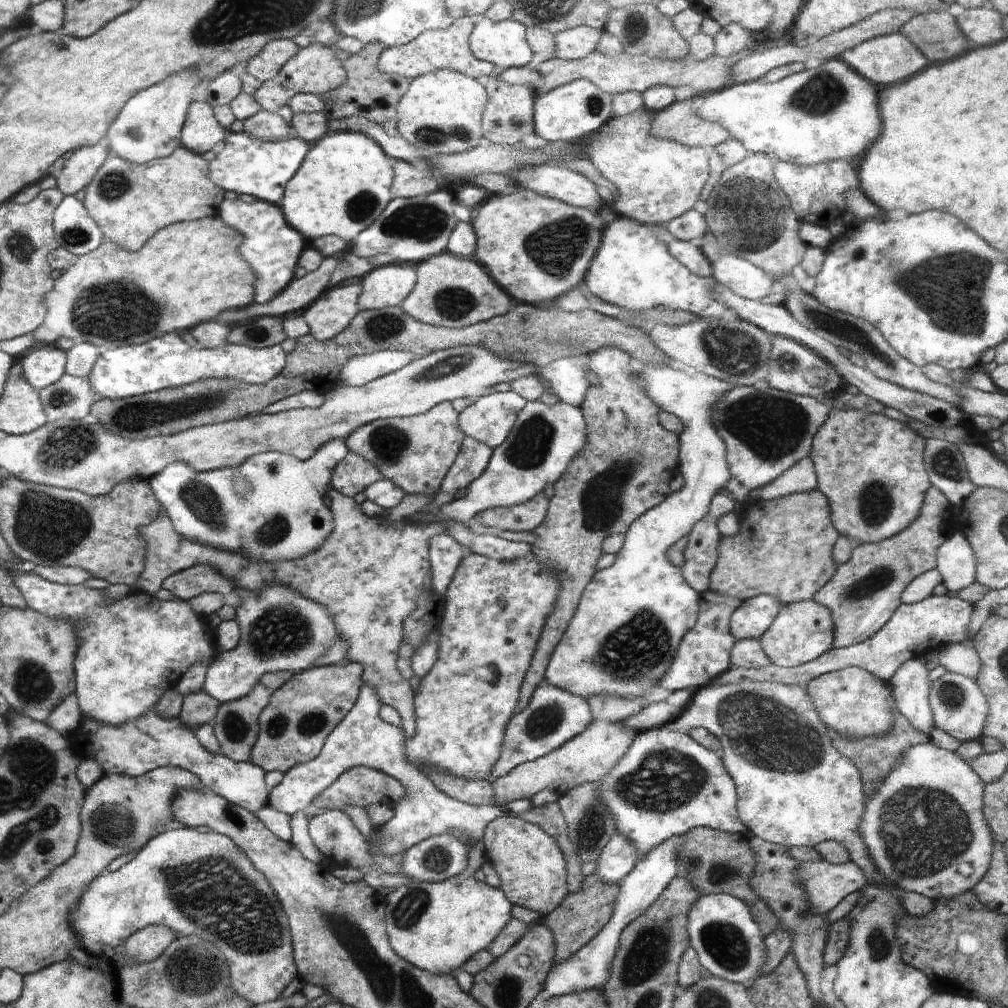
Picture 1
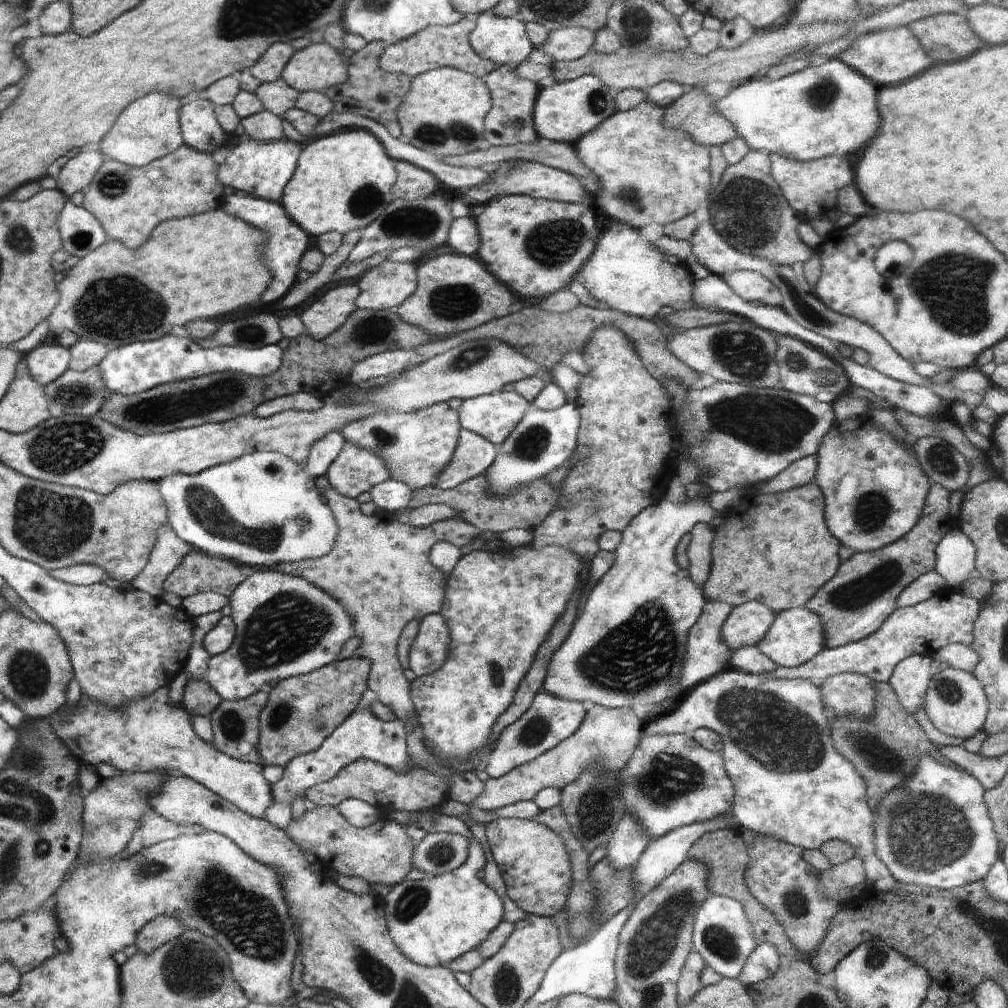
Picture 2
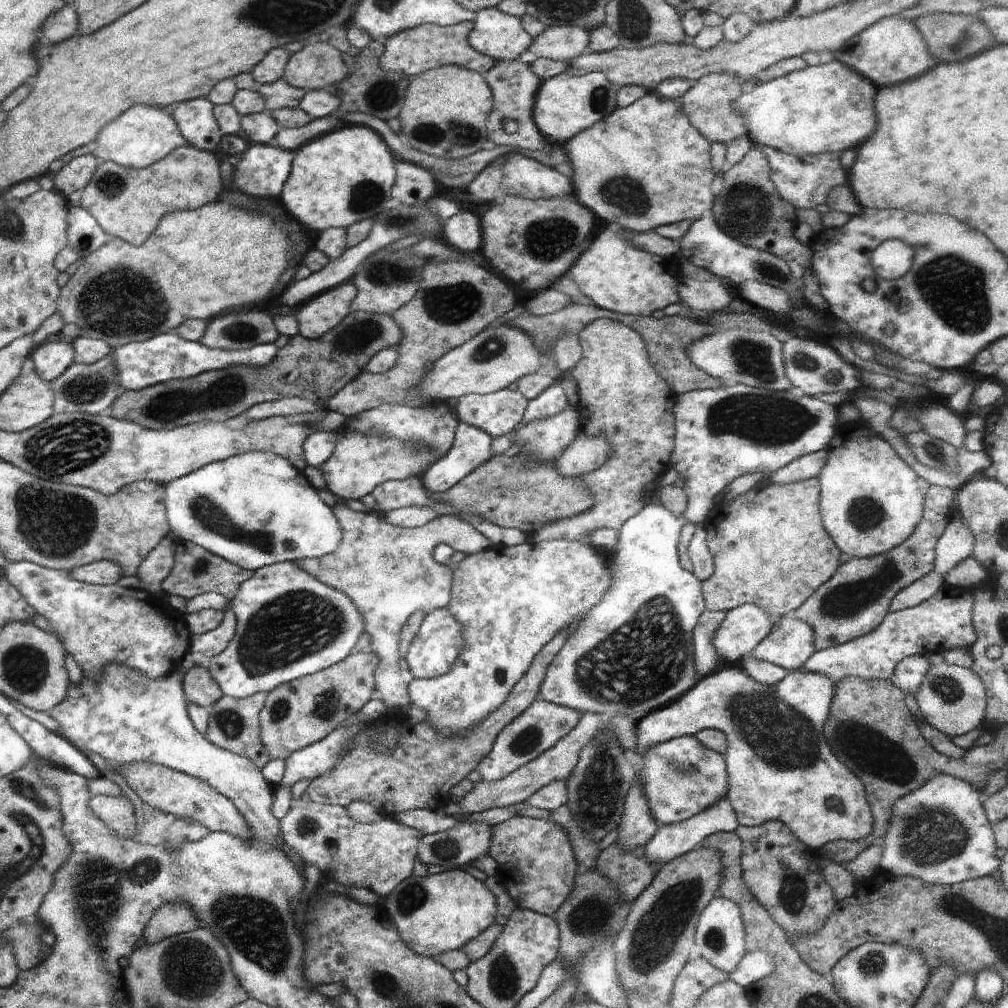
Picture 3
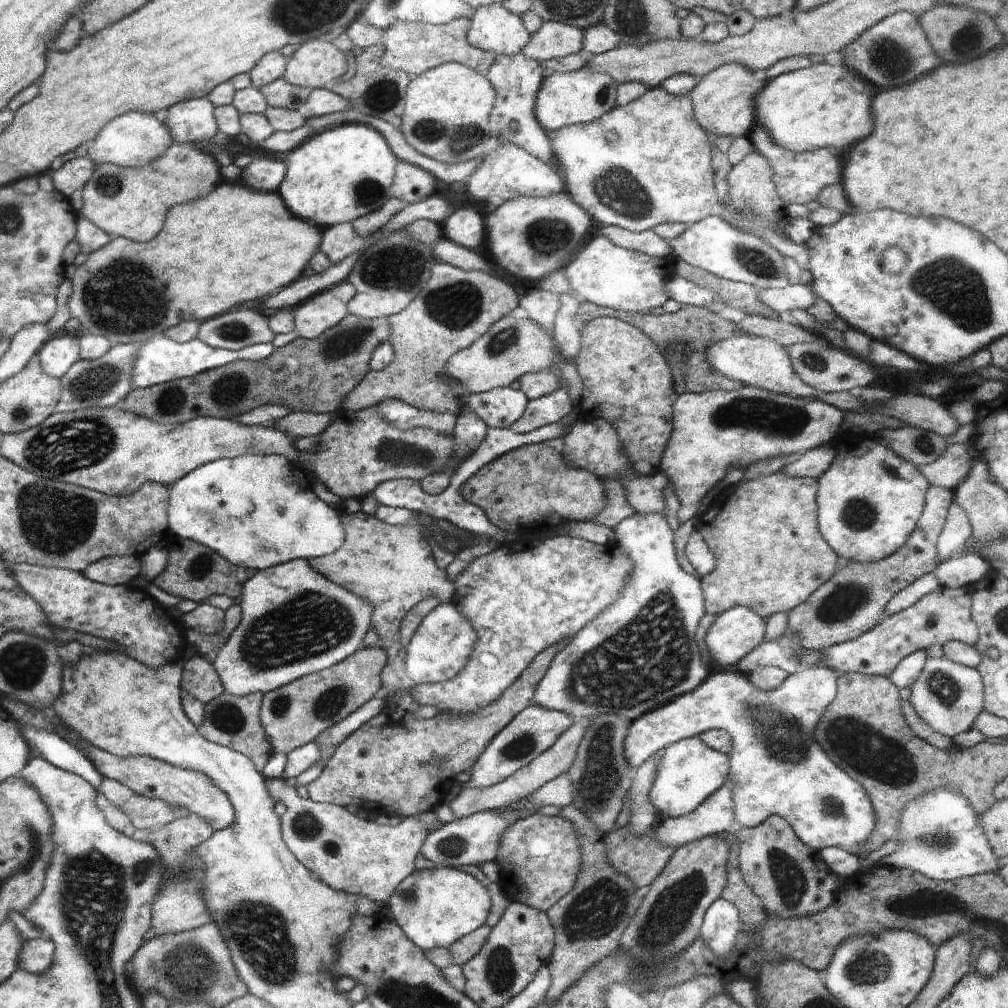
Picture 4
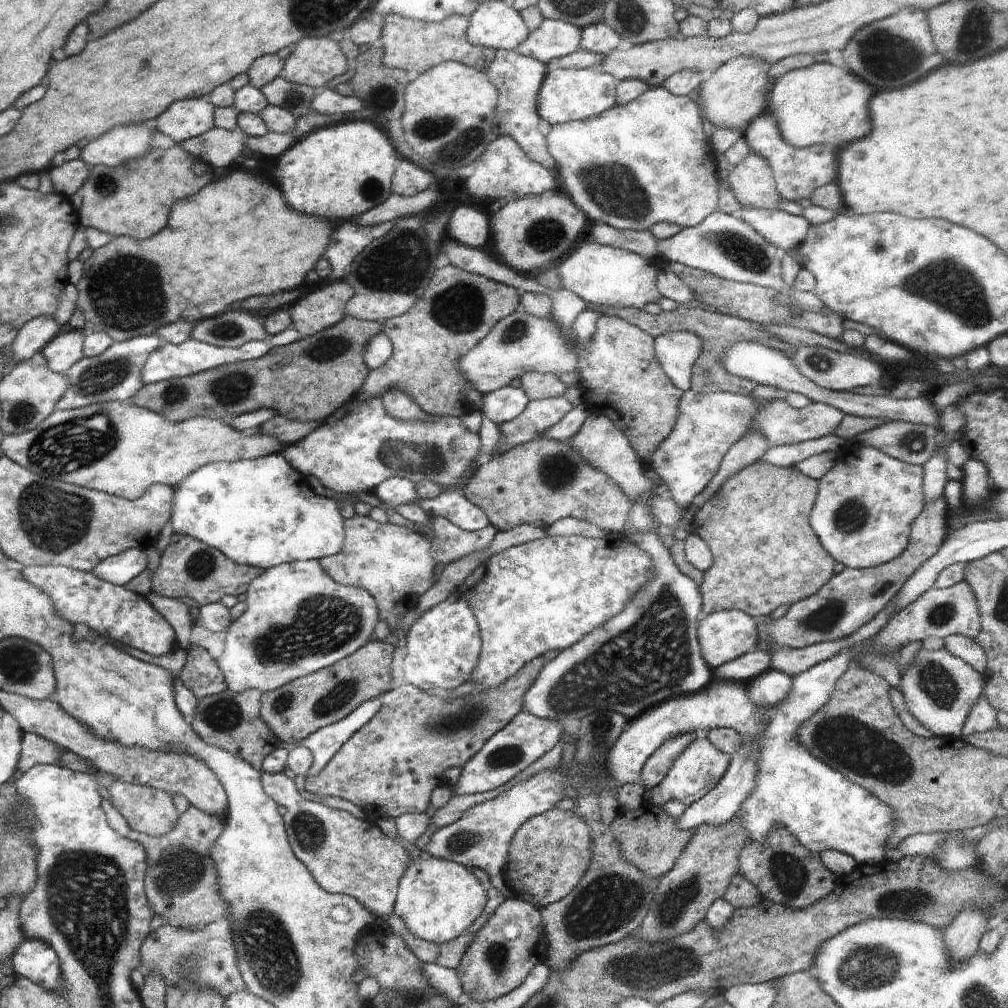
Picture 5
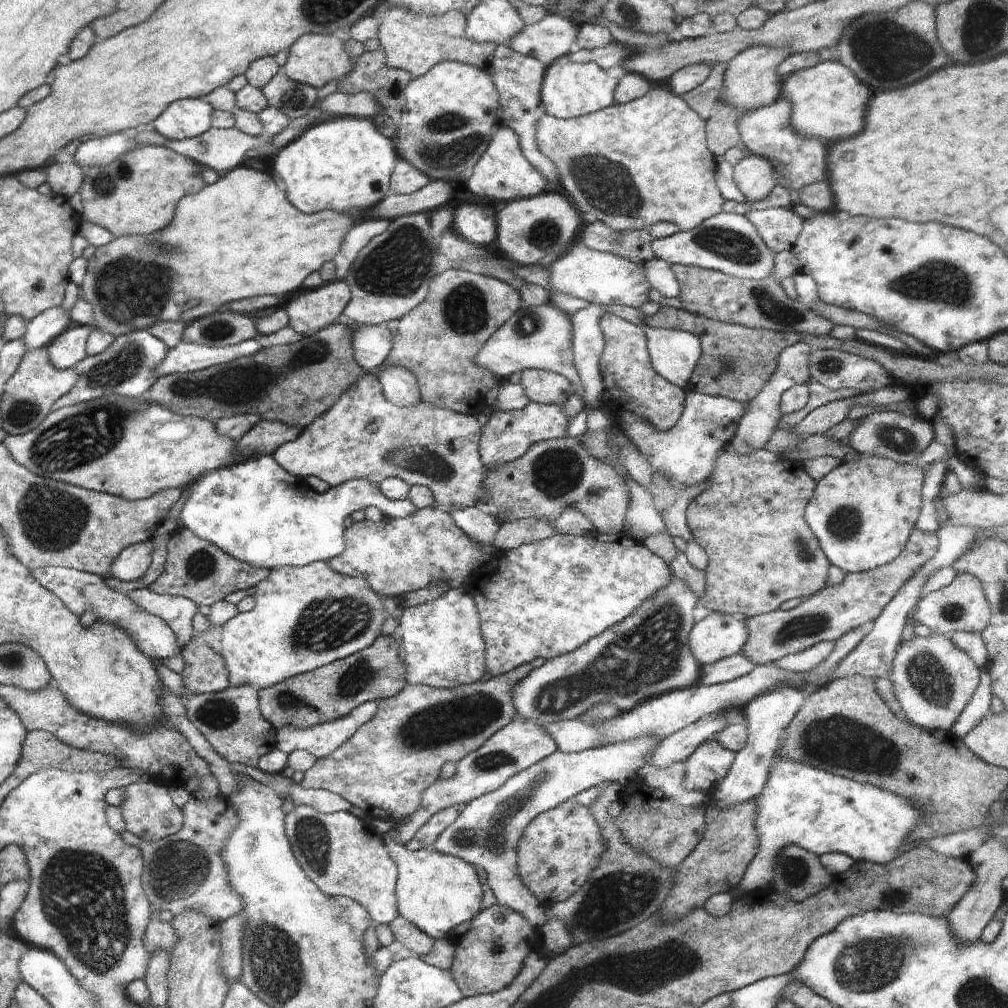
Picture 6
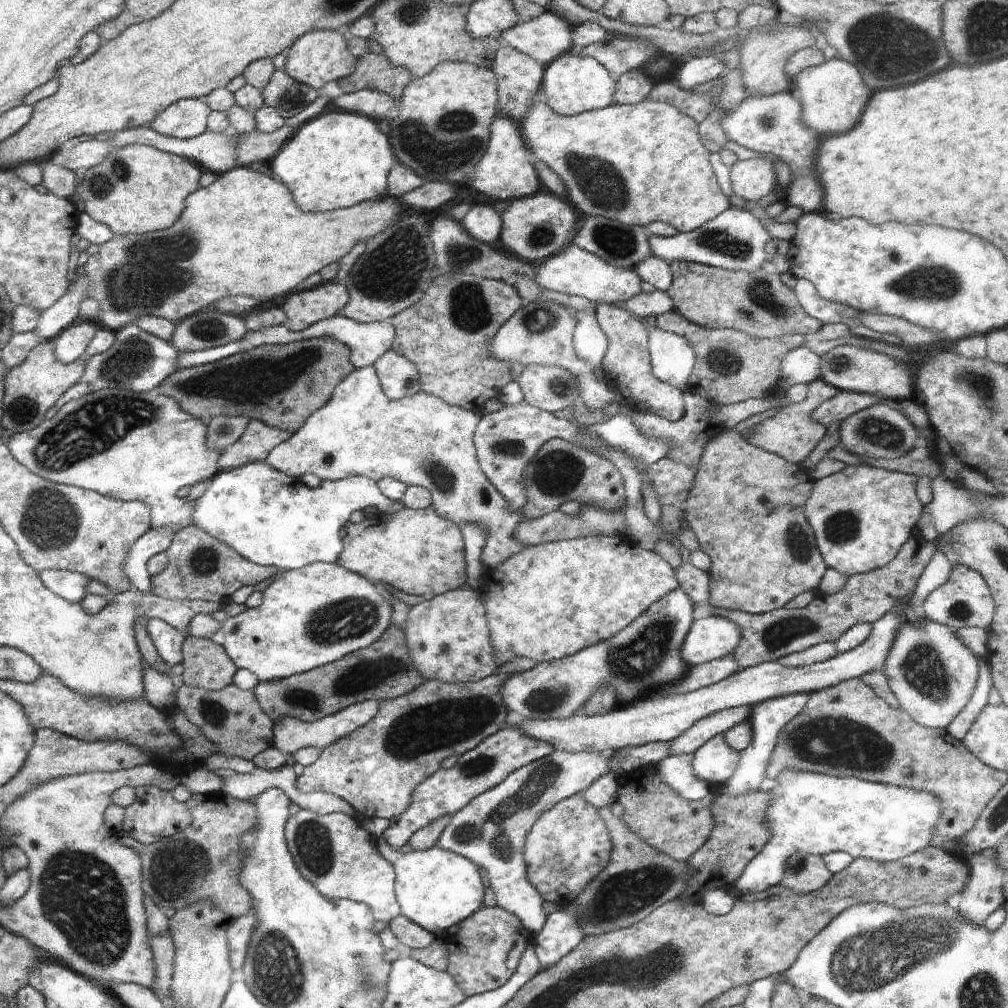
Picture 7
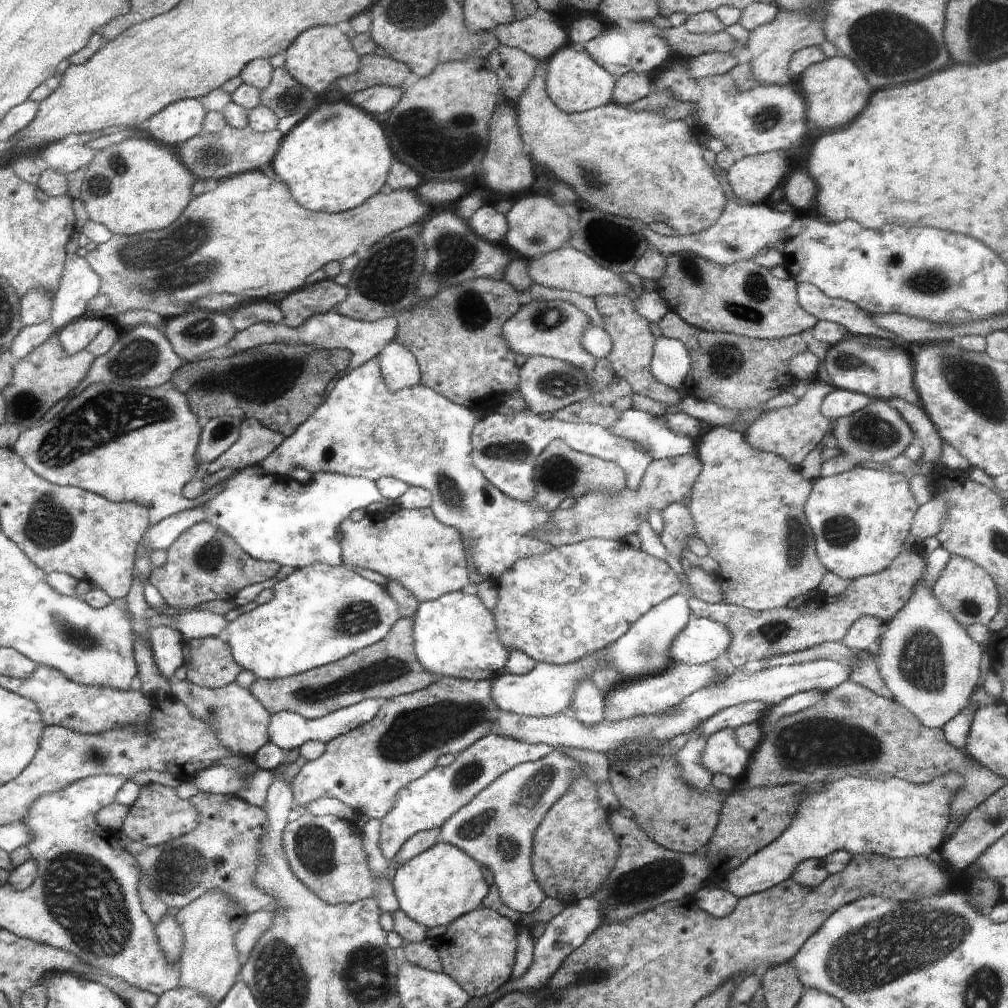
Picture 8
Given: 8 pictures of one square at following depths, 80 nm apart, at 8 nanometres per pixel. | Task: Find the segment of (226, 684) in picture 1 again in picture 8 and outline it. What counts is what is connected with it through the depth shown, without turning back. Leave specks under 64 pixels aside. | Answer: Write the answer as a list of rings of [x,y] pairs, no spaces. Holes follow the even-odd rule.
[[[314,563],[296,569],[271,589],[273,597],[270,602],[262,603],[254,610],[242,613],[230,621],[217,636],[230,645],[233,656],[241,668],[250,670],[258,679],[281,679],[336,663],[345,656],[380,643],[401,617],[396,599],[388,593],[385,586],[362,577],[344,564],[333,567]]]

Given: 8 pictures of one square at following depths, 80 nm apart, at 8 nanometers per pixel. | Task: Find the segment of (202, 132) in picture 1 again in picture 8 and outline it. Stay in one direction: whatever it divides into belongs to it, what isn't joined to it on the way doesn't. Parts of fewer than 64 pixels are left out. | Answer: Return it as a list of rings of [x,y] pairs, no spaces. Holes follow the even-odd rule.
[[[177,100],[142,123],[139,129],[150,133],[156,142],[161,141],[172,147],[180,146],[193,136],[202,134],[206,114],[208,110],[202,100]]]

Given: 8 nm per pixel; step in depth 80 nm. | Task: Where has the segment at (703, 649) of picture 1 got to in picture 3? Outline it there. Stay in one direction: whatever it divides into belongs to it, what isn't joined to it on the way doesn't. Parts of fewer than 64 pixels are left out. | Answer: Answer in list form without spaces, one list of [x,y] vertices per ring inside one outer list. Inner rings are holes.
[[[706,609],[693,628],[692,642],[698,679],[714,672],[714,668],[720,662],[720,656],[713,645],[713,636],[722,624],[726,613],[726,611]]]

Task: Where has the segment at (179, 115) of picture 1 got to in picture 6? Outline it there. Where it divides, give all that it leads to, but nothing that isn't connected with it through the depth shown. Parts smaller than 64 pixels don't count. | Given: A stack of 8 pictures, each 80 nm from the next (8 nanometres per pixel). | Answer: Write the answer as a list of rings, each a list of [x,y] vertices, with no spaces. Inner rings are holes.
[[[114,133],[105,137],[92,138],[81,142],[73,155],[73,162],[85,169],[105,167],[134,146],[137,146],[137,143],[128,134]]]

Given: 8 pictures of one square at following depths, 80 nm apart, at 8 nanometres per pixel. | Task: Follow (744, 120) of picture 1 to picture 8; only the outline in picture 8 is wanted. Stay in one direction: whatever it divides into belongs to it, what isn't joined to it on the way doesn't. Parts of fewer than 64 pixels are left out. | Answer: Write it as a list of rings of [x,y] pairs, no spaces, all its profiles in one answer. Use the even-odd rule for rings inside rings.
[[[842,56],[825,57],[819,63],[811,64],[801,76],[802,90],[807,102],[807,120],[816,122],[824,130],[832,130],[836,124],[846,126],[854,120],[862,108],[866,108],[870,98],[870,84],[852,60]]]

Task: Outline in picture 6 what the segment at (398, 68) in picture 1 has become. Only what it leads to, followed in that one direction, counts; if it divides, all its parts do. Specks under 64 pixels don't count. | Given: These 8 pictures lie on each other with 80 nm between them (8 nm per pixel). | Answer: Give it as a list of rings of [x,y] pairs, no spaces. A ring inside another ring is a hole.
[[[386,6],[376,8],[374,14],[380,18],[380,28],[375,38],[386,53],[386,64],[392,68],[403,68],[414,76],[425,75],[442,61],[458,61],[474,65],[482,70],[490,70],[496,44],[478,43],[465,35],[466,14],[459,10],[449,10],[444,14],[417,13],[407,6]],[[378,12],[378,14],[376,14]]]

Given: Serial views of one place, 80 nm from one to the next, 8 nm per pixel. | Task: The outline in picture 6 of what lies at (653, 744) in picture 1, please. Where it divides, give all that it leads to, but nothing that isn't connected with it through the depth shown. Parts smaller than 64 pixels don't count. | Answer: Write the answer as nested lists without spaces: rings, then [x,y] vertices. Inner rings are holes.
[[[716,739],[703,742],[685,762],[685,787],[710,792],[728,774],[735,752],[724,748]]]

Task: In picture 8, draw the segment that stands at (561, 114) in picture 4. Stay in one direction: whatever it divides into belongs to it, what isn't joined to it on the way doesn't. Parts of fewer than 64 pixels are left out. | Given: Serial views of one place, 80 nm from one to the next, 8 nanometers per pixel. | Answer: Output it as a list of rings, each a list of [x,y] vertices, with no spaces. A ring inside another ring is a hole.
[[[570,44],[559,48],[543,65],[545,89],[550,100],[564,112],[581,113],[612,102],[618,78],[604,70],[586,51],[574,50]]]

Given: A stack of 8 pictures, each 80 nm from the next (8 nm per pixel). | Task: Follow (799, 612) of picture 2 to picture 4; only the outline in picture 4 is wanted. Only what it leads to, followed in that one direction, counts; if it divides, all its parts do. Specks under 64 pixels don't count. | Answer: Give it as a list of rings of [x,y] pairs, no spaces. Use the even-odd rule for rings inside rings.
[[[787,631],[778,642],[762,641],[737,662],[736,671],[748,676],[756,667],[775,666],[790,674],[798,670],[797,658],[803,650],[797,637]]]

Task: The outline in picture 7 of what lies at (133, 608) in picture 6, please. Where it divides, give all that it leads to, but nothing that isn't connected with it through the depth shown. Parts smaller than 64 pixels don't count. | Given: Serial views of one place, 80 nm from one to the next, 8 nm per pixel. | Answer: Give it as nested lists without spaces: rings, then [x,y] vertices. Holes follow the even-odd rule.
[[[46,569],[40,575],[46,588],[73,603],[81,603],[92,582],[92,578],[85,574],[64,569]],[[149,619],[147,623],[147,631],[162,657],[162,660],[169,664],[170,668],[173,668],[178,662],[183,662],[182,656],[182,636],[177,629],[168,626],[168,623],[164,624],[161,619]]]

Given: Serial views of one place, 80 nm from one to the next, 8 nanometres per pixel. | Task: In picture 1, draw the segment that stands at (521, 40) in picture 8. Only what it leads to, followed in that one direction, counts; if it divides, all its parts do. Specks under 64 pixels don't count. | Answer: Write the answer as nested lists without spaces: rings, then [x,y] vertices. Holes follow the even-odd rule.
[[[578,25],[554,35],[555,51],[553,57],[564,60],[578,60],[588,56],[597,47],[603,31]]]

